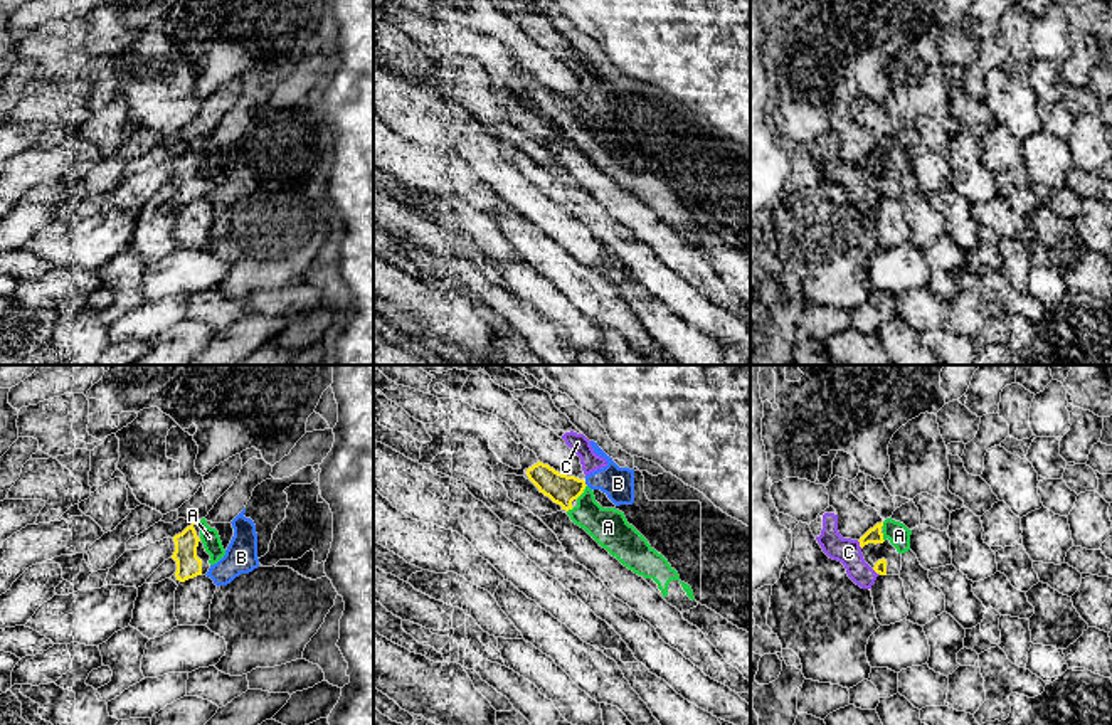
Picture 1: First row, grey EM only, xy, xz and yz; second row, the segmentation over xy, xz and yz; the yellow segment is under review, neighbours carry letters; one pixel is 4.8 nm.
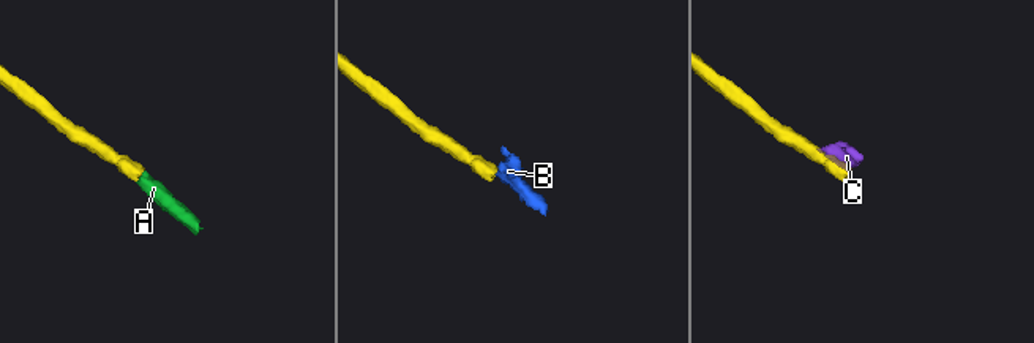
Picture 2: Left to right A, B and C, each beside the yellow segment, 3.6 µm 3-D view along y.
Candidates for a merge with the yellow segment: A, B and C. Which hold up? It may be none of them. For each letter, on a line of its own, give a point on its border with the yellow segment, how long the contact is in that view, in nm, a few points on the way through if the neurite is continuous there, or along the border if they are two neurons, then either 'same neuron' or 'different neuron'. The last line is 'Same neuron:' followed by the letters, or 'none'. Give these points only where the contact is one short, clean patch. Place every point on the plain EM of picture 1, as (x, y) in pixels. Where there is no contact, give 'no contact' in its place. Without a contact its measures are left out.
A: meets yellow in xz at (582, 115); contact 90 nm long; runs through xz (561, 111), (582, 115), (586, 128), (608, 150); same neuron
B: meets yellow in xz at (584, 106); contact 30 nm long; different neuron
C: meets yellow in yz at (860, 167); contact 50 nm long; border along yz (857, 164), (862, 170); different neuron
Same neuron: A

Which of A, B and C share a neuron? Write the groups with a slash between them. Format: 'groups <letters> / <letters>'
groups A / B C

